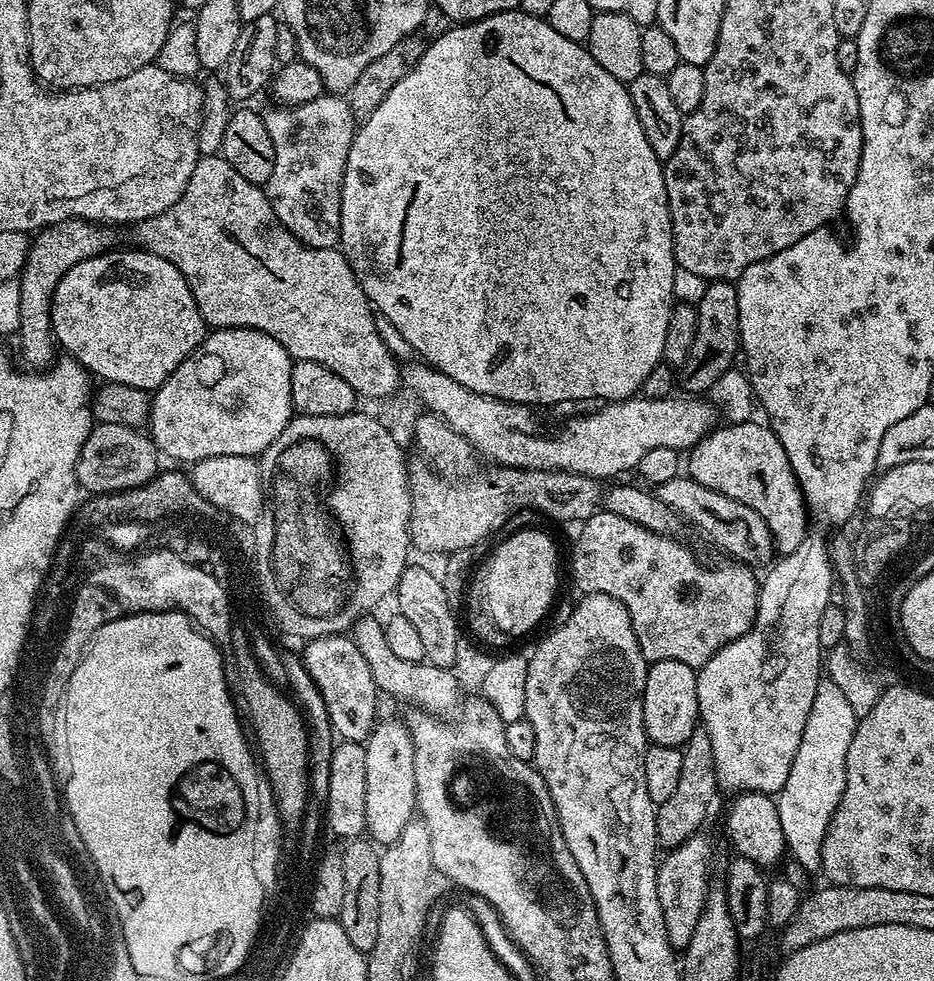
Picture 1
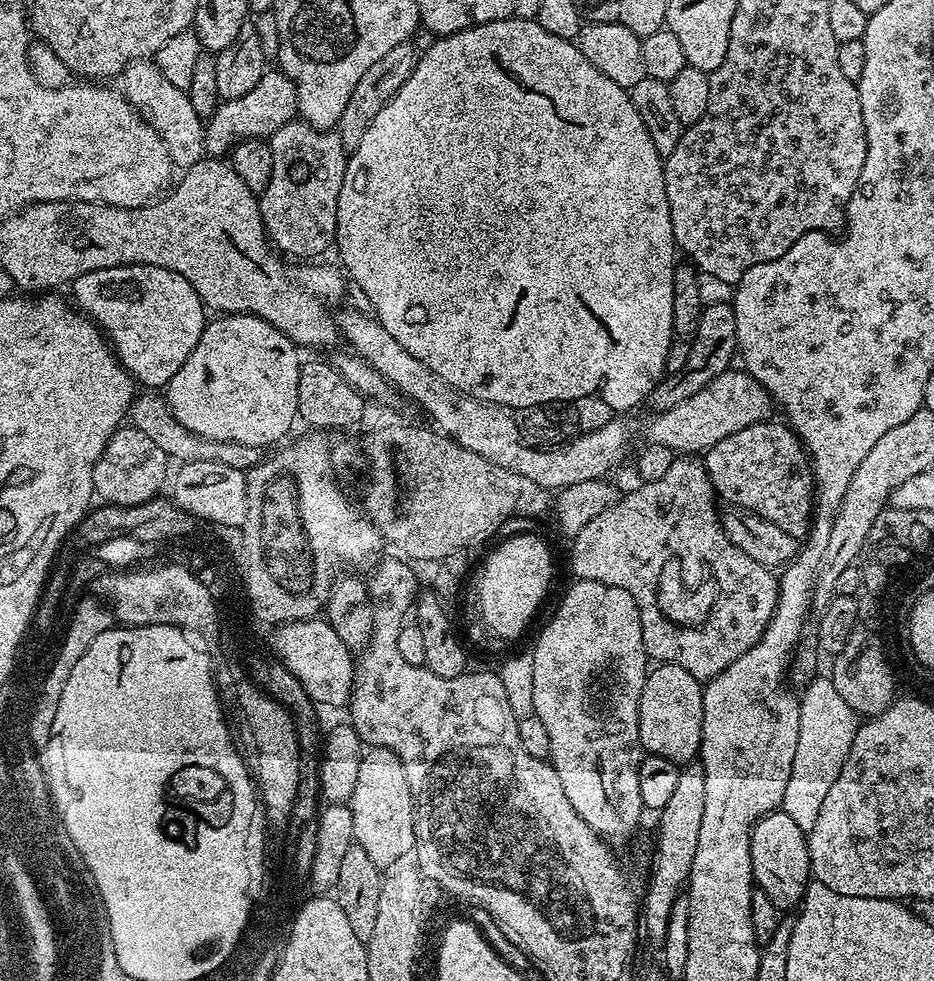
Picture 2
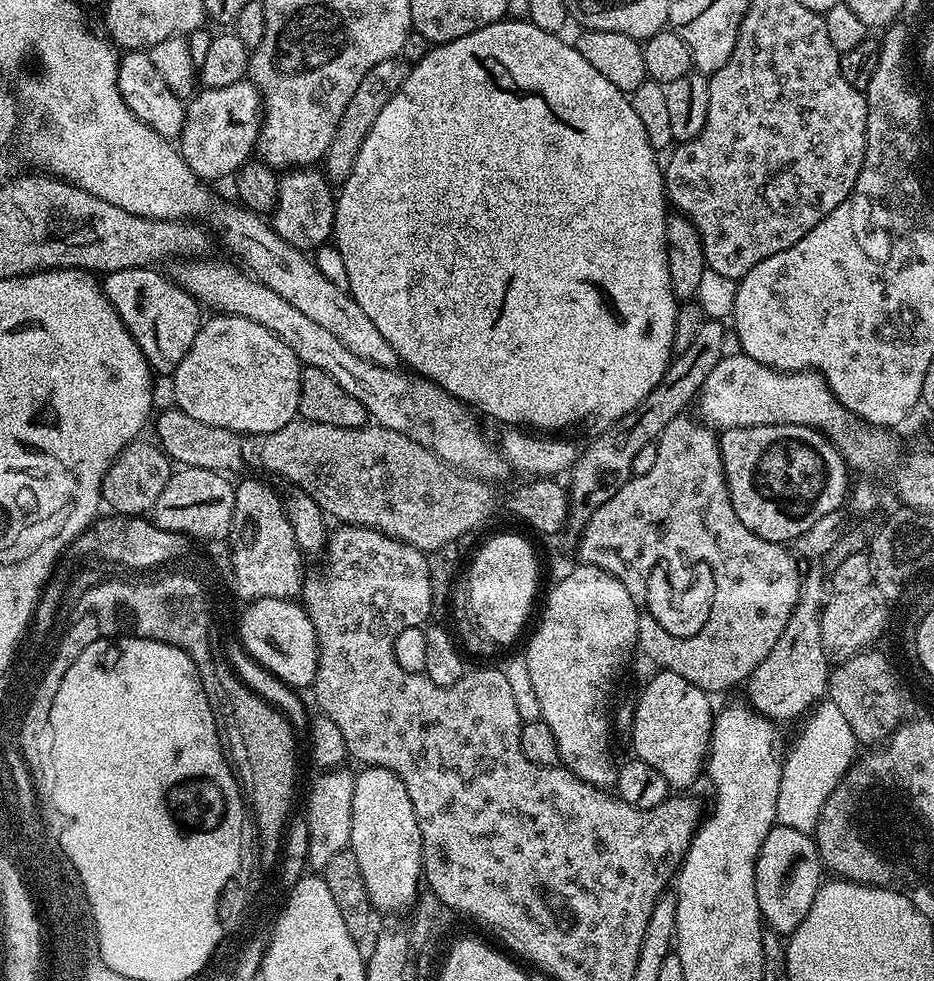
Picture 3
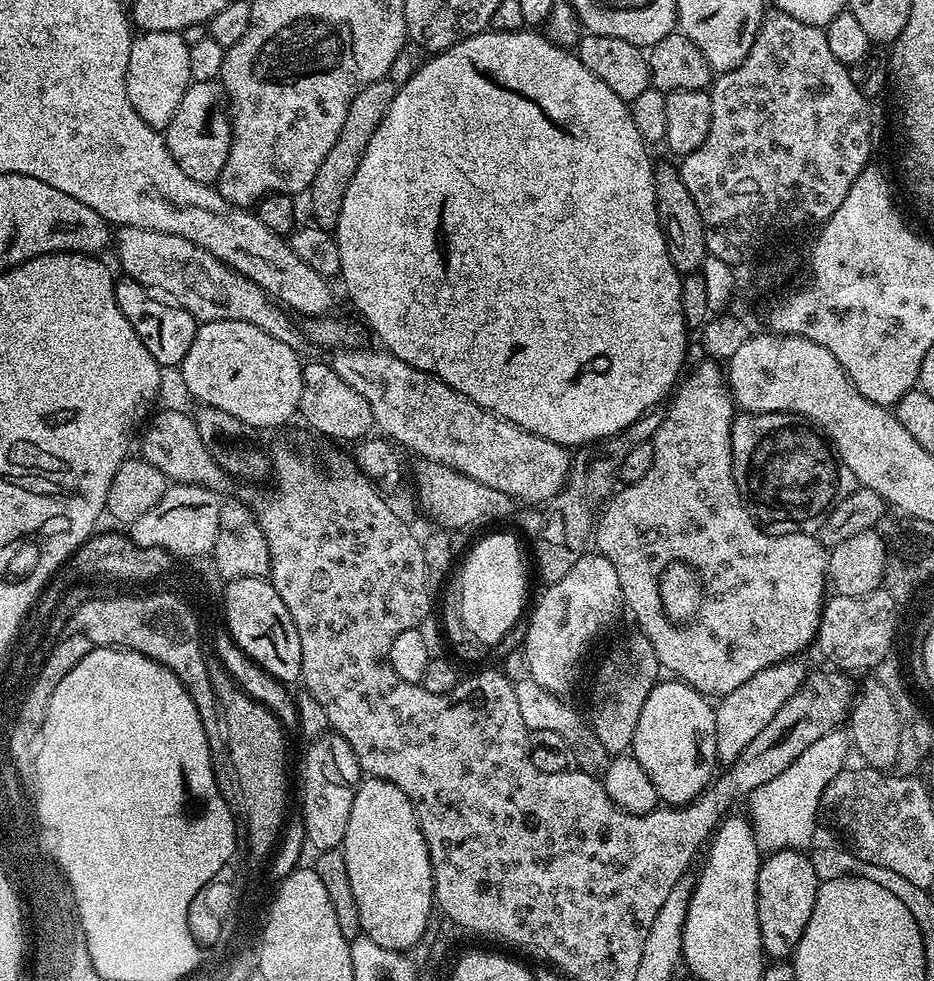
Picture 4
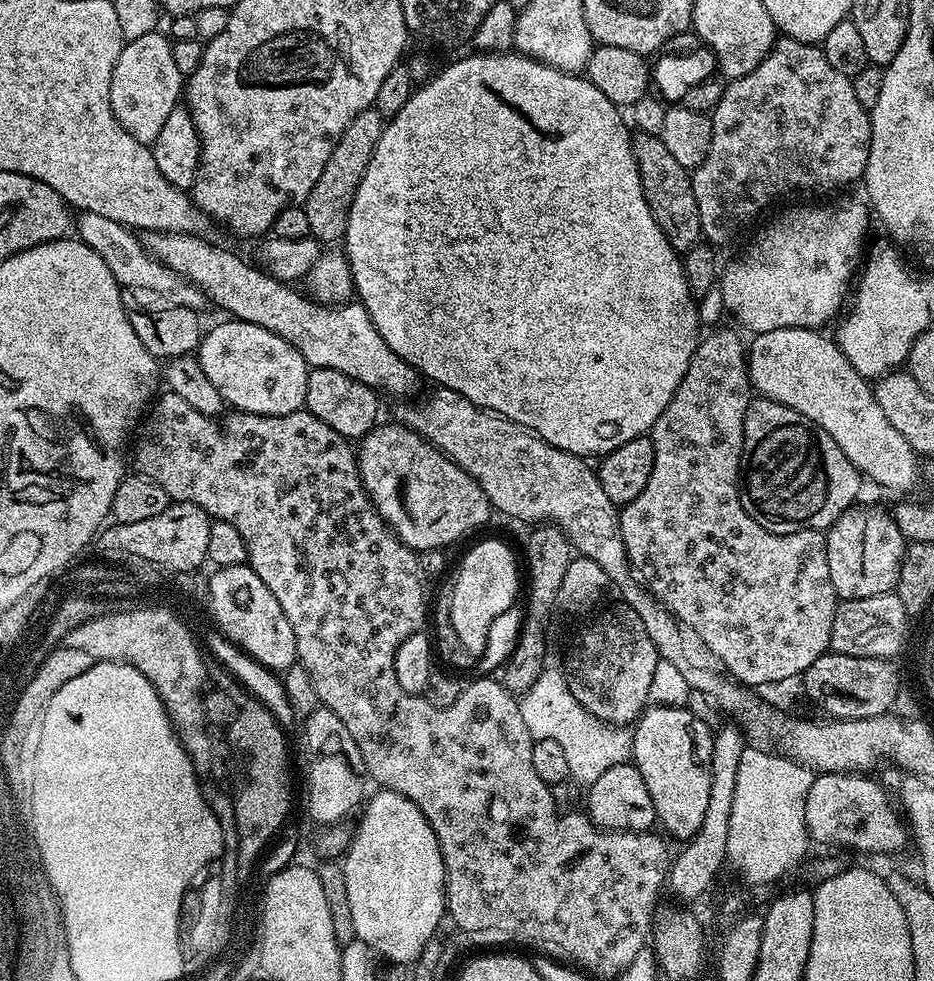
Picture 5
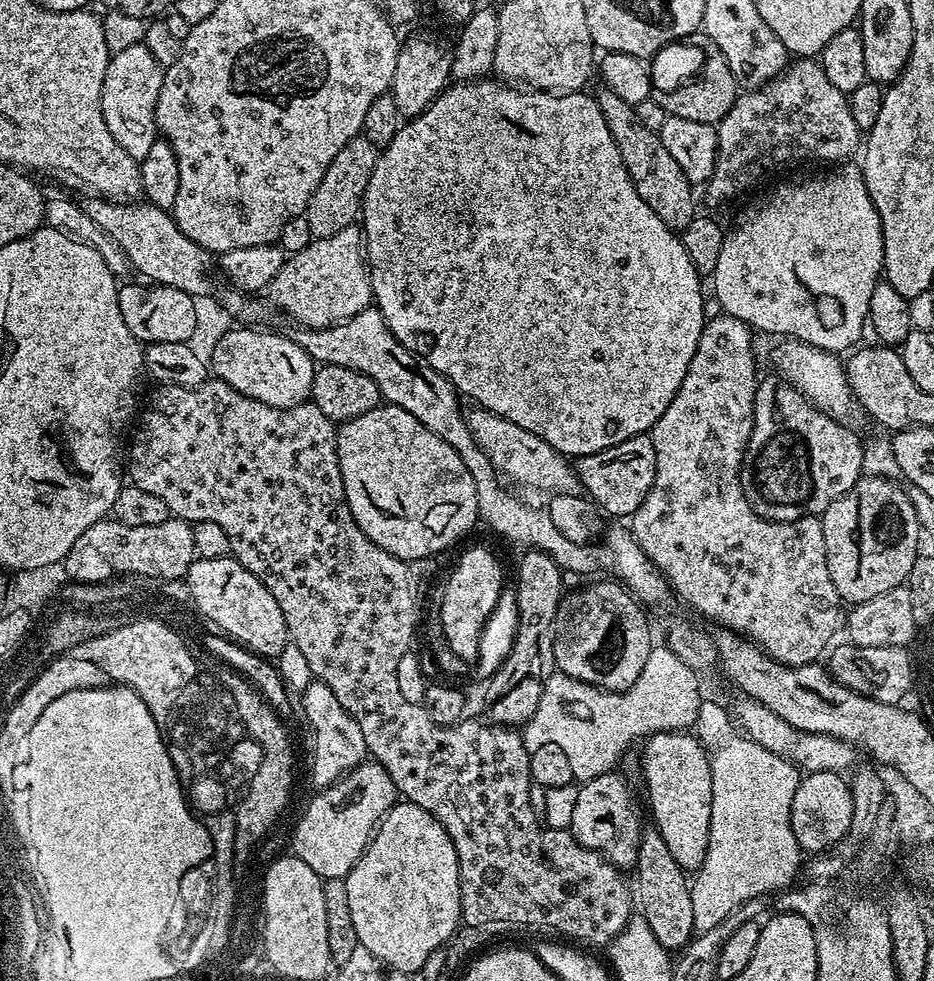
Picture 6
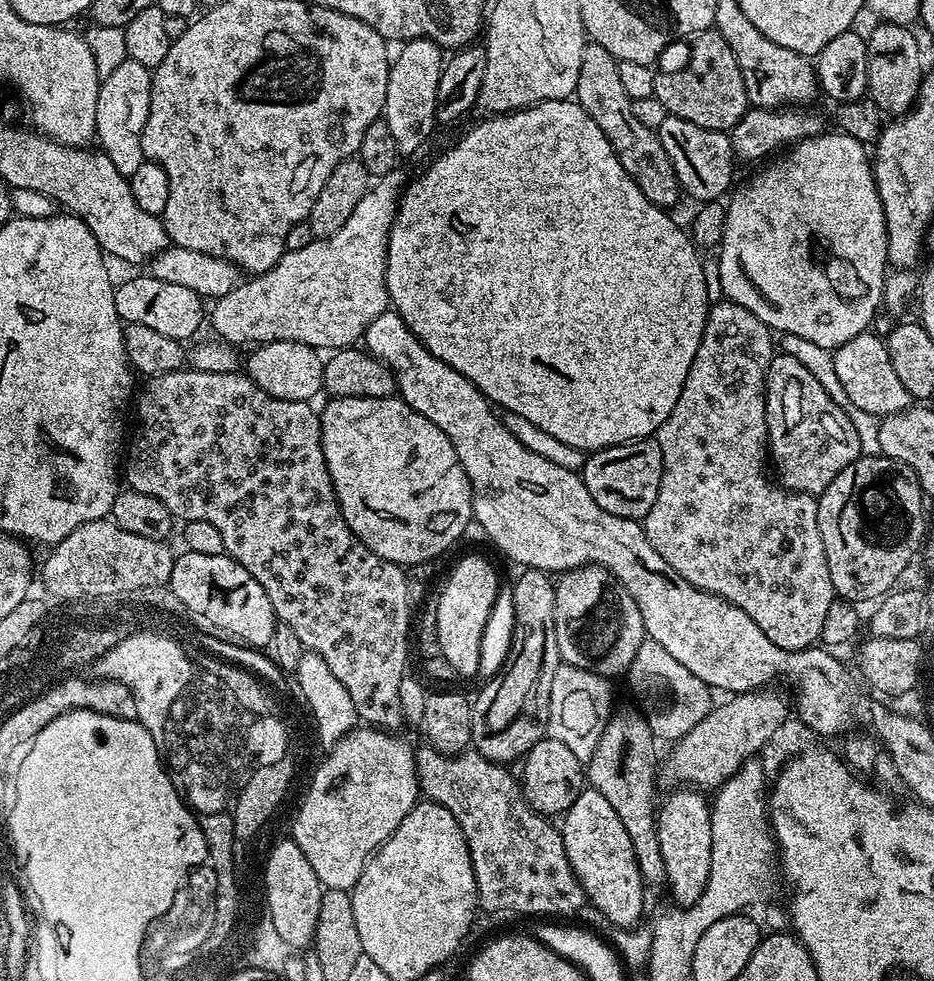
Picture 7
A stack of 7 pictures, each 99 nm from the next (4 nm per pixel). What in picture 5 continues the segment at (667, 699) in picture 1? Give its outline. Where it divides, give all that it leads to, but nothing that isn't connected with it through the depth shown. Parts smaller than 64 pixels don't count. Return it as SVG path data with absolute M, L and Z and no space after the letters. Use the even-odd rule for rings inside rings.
M661 704L652 706L641 715L634 725L632 735L631 763L642 774L642 782L646 782L646 790L650 790L650 802L654 802L656 819L659 827L664 827L673 841L687 842L694 834L698 834L698 826L702 826L702 818L706 815L706 805L710 802L710 782L712 781L713 729L700 716L695 716L688 706L672 707Z

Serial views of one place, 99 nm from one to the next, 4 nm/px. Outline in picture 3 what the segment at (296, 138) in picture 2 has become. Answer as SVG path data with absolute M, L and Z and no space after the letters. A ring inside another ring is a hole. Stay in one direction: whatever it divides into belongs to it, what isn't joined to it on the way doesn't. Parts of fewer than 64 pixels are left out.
M305 166L283 173L278 202L270 213L270 223L283 240L302 252L311 253L333 239L336 226L336 196L333 185L319 167Z

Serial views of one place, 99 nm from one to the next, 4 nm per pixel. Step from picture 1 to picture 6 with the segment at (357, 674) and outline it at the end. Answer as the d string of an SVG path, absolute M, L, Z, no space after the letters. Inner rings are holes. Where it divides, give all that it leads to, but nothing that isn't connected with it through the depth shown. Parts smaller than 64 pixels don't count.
M231 555L193 560L188 567L186 592L200 616L202 614L210 623L217 624L221 629L216 628L224 636L230 636L228 638L249 652L275 658L290 642L286 622L282 618L282 610L278 610L278 602L274 602L274 594L270 594L270 590L266 590L266 586L262 586L262 582Z

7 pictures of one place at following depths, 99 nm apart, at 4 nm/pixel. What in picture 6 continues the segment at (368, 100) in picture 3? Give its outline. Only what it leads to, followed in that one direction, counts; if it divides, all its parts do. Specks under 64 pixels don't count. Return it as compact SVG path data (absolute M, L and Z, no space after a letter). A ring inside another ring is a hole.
M361 134L350 138L338 154L334 154L334 162L326 166L326 174L322 174L322 182L314 190L304 217L310 222L310 234L315 239L330 238L338 234L338 230L346 230L357 223L364 206L366 186L370 182L370 174L374 174L374 166L378 149L370 138Z

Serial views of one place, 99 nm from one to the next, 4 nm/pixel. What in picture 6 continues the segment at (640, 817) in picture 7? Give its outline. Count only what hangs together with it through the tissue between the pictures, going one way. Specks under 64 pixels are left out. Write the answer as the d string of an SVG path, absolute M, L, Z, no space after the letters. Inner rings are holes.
M654 826L647 827L641 833L634 875L634 892L640 914L646 918L658 942L669 950L686 946L695 933L694 922L698 920L698 914L693 910L690 884L684 869L671 857L670 850Z

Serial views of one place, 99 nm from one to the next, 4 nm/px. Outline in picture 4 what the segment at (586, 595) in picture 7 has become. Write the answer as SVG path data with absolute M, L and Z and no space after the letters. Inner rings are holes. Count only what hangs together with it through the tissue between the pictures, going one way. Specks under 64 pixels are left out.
M643 634L635 635L618 641L605 654L592 680L590 732L595 743L600 743L608 751L609 757L623 756L631 749L634 730L638 726L638 714L642 714L642 705L646 703L646 698L650 698L650 690L662 676L652 641Z

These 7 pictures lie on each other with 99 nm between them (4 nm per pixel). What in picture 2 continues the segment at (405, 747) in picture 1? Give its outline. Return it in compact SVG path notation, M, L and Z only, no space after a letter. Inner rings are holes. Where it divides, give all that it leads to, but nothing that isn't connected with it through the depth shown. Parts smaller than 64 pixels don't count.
M369 747L361 755L358 762L358 783L354 786L354 794L350 801L352 817L354 818L354 843L362 846L366 854L370 856L370 862L374 862L381 870L387 870L399 865L404 855L413 851L416 835L414 834L414 806L410 798L410 786L406 782L406 770L402 770L402 762L398 754L394 754L388 748Z

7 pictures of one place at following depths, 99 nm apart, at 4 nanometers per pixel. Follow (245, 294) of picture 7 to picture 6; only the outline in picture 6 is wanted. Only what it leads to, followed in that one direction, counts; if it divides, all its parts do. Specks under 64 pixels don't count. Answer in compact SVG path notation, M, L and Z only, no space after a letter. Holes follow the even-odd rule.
M353 226L346 230L338 230L330 238L313 239L306 250L291 253L285 259L277 276L270 285L272 300L292 320L300 323L301 329L331 328L333 324L340 324L343 320L354 318L362 310L366 310L373 303L372 273L368 270L368 262L364 251L364 233L359 227Z

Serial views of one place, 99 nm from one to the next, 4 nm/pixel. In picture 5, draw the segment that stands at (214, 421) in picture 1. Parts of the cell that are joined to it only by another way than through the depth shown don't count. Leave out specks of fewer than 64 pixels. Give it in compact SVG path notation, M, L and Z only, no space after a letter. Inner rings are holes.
M224 318L221 324L201 335L198 359L203 373L210 378L225 405L237 412L281 416L304 408L309 364L298 350L294 350L294 346L290 346L290 342L278 338L278 334L270 334L270 330L262 326Z

